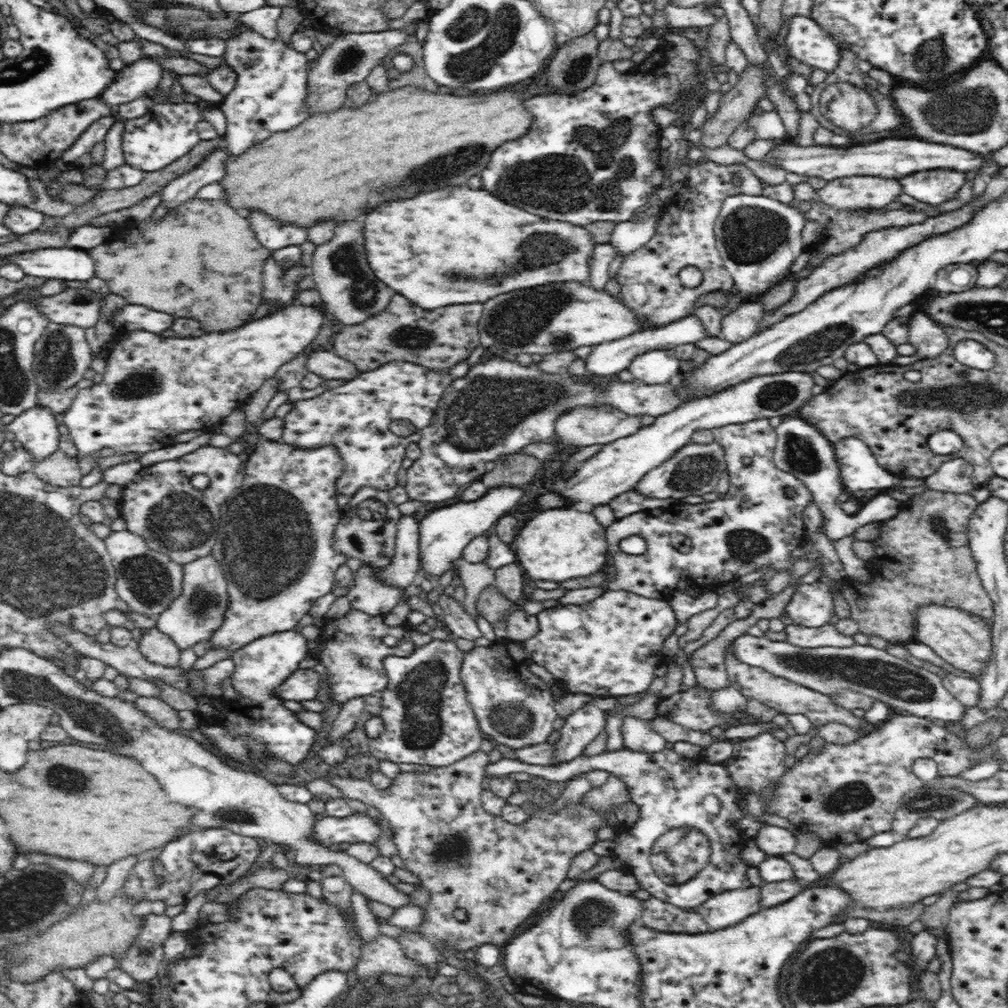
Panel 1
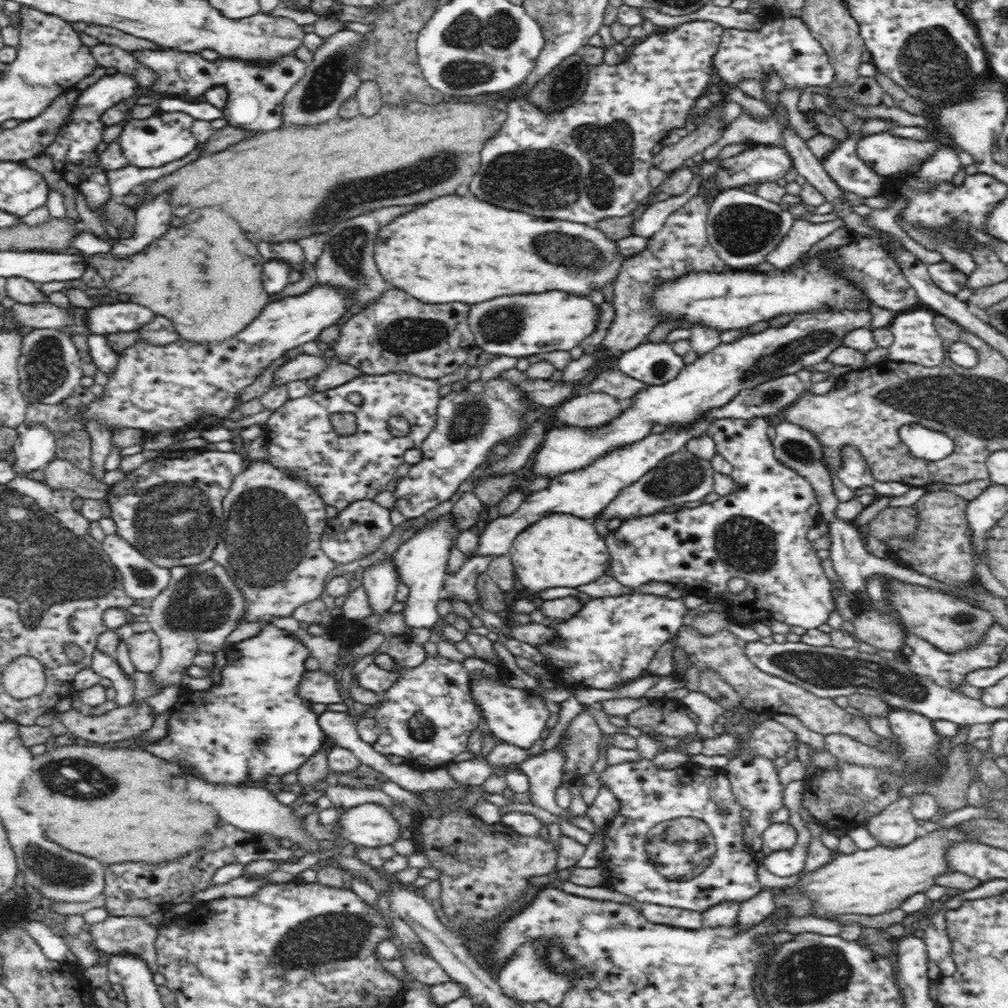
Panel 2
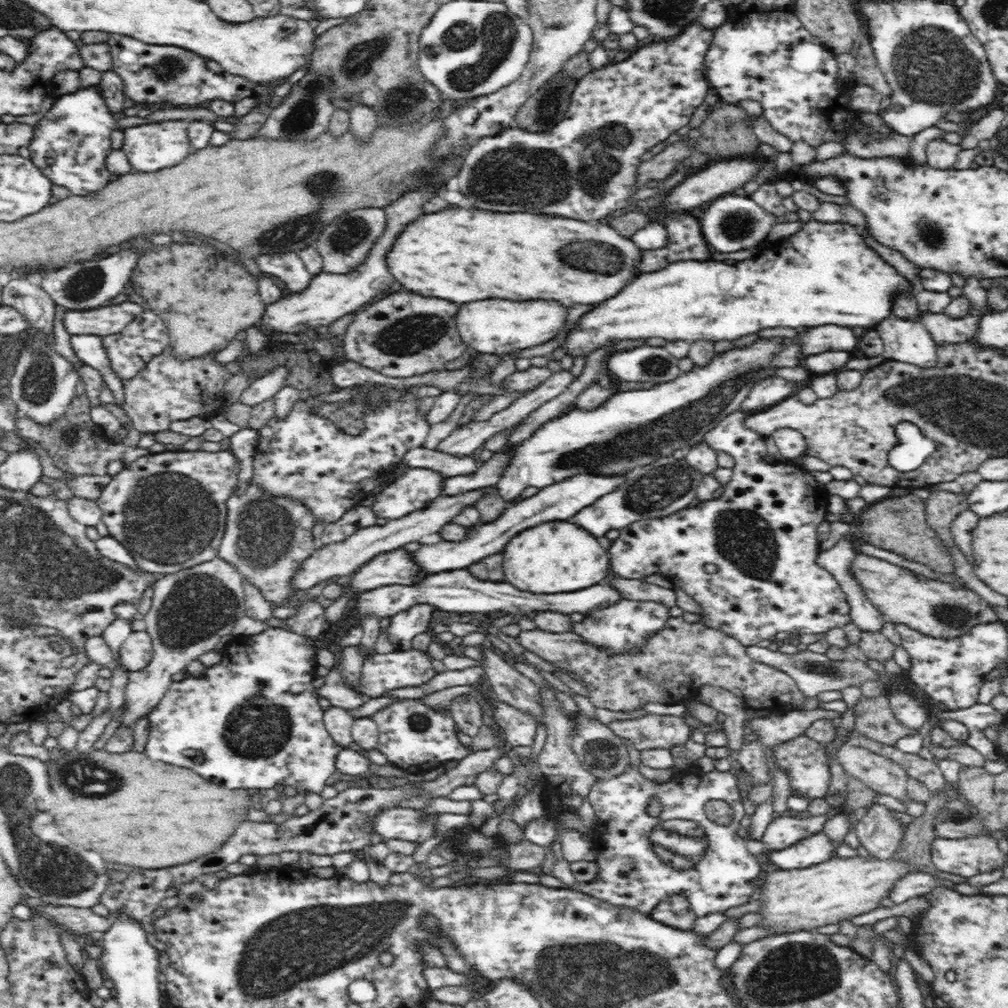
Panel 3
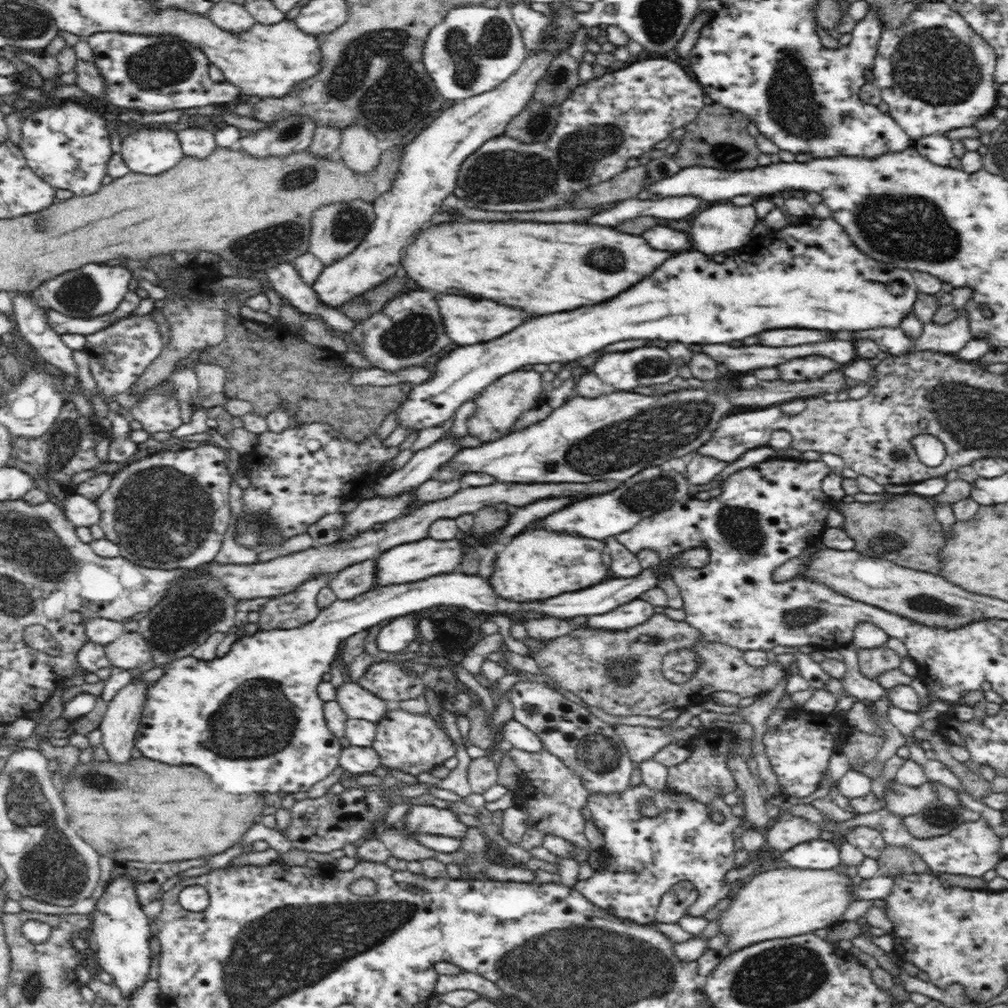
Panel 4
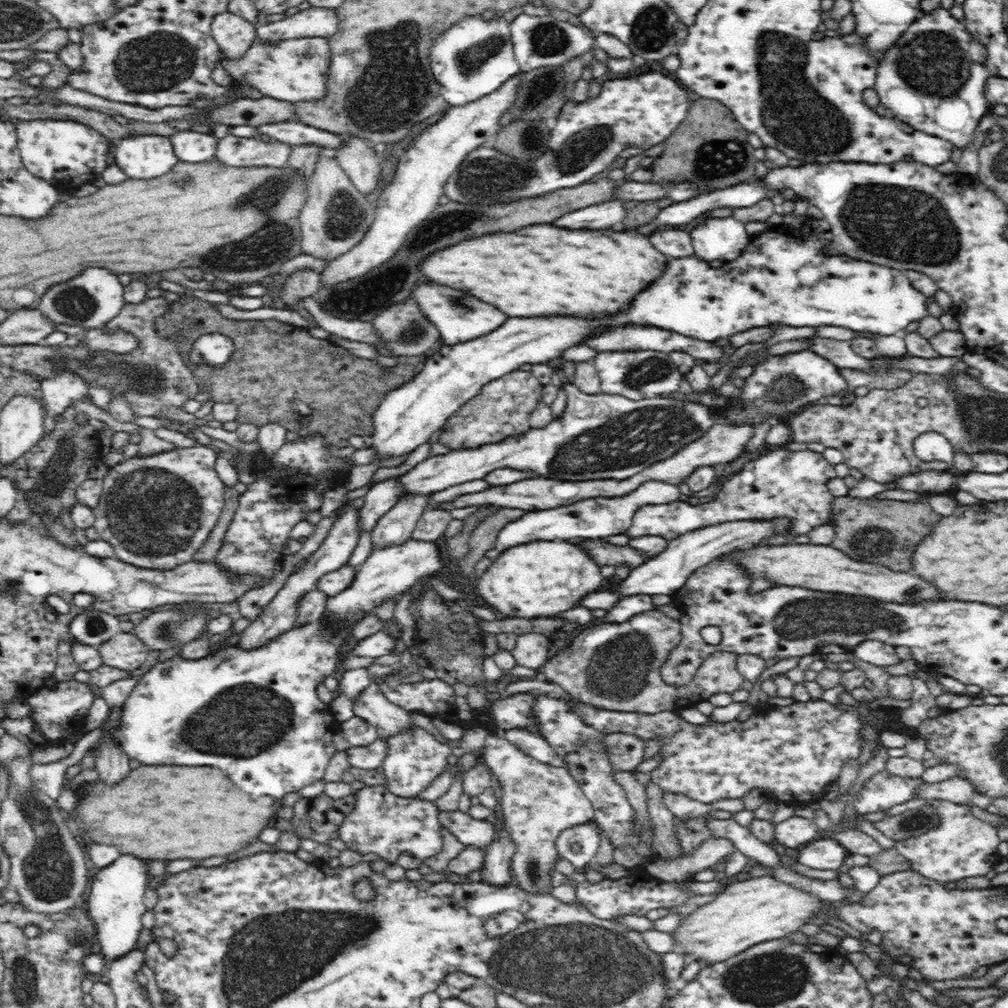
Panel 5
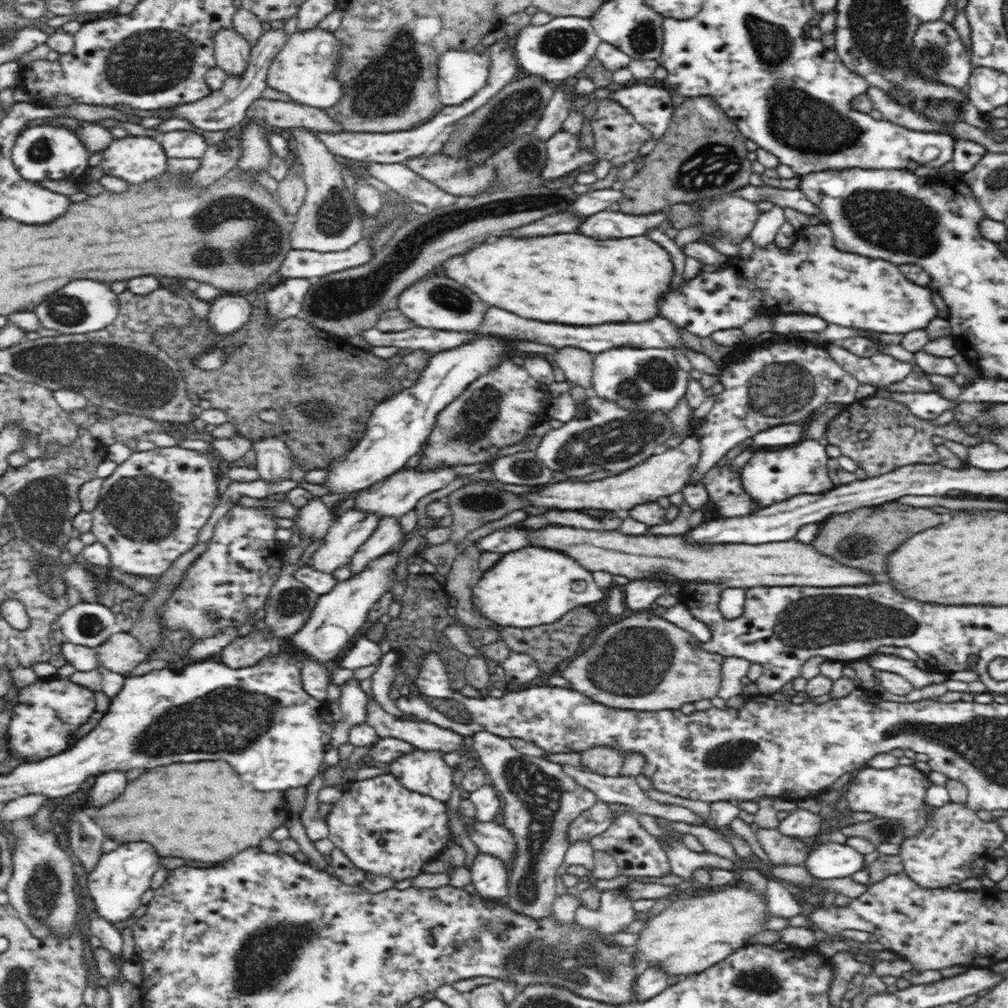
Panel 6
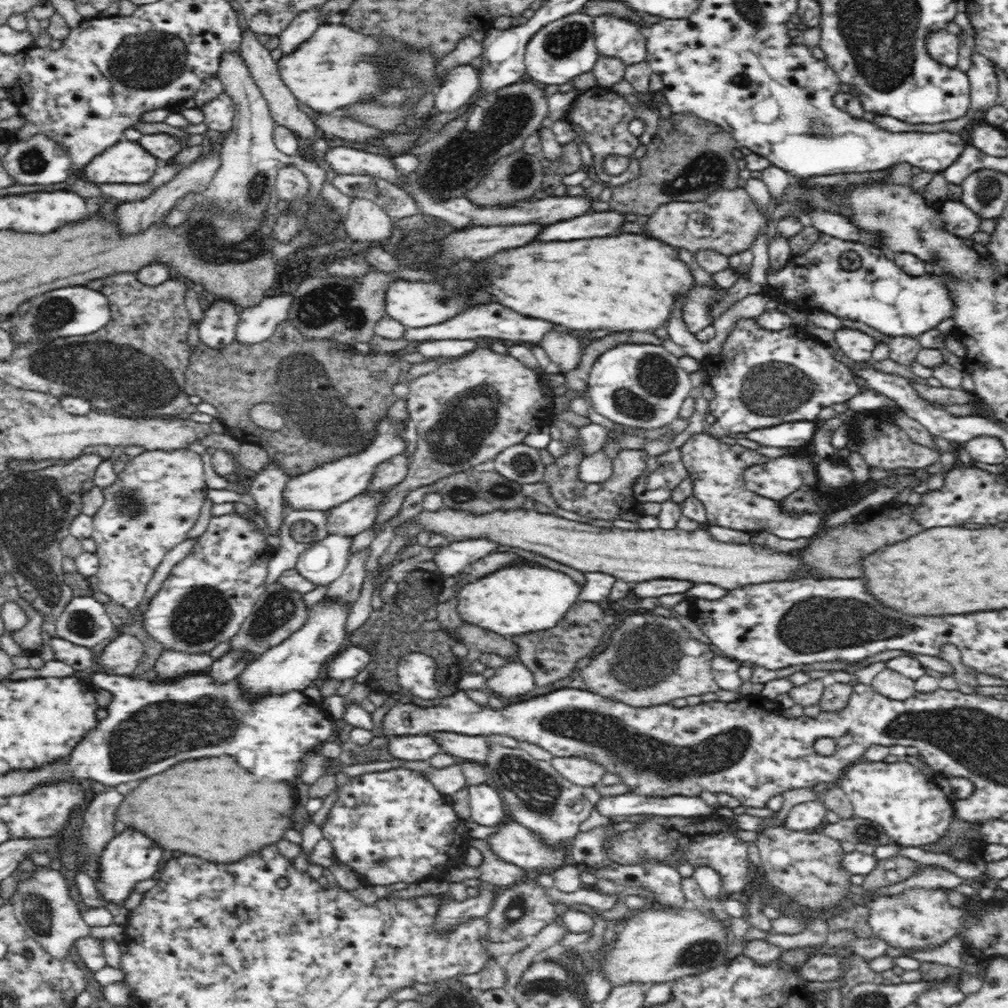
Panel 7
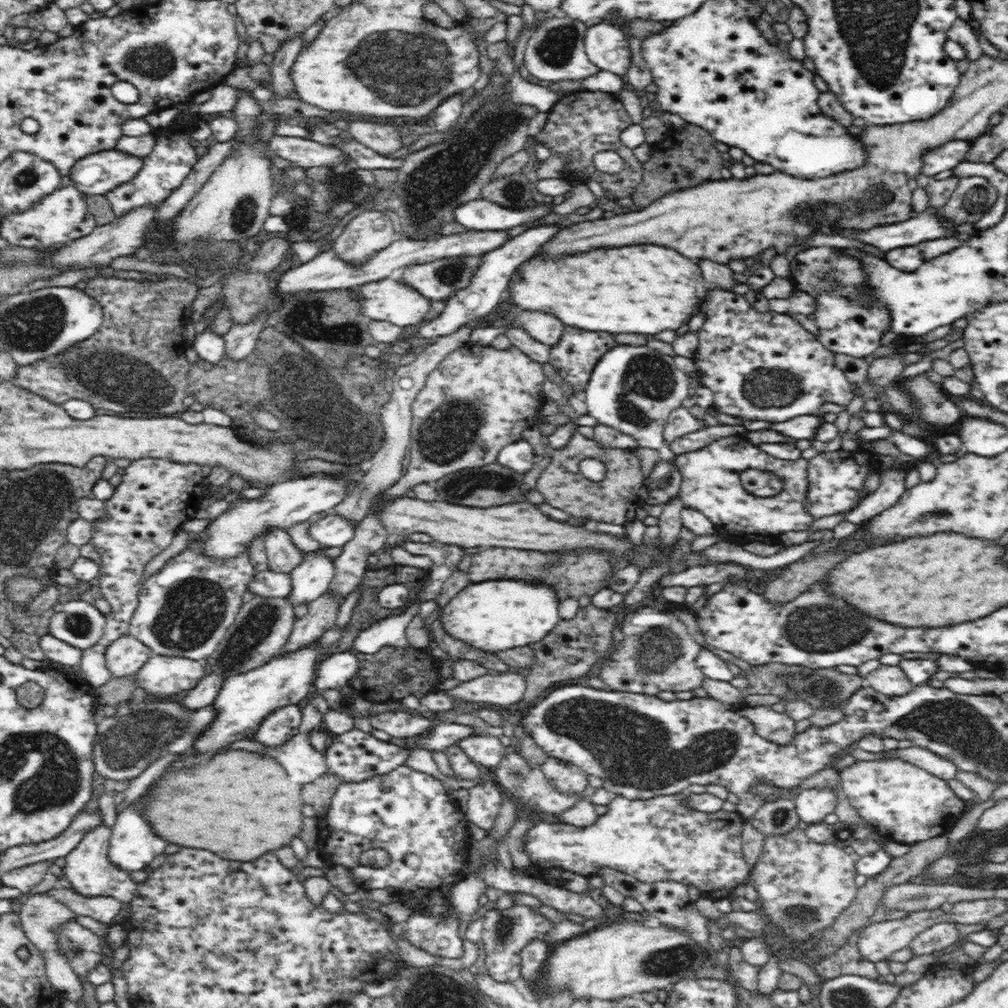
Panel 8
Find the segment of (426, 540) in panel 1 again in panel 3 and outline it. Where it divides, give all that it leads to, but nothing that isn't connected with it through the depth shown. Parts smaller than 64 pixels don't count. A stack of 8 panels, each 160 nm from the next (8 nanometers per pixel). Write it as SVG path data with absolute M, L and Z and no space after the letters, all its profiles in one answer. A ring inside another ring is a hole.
M404 546L394 551L379 554L372 558L371 561L366 562L360 566L355 573L352 574L351 580L348 584L340 586L340 596L330 603L326 603L325 606L325 618L329 624L336 624L344 618L344 612L348 608L349 604L352 603L352 598L358 596L358 594L364 591L371 591L388 584L416 584L420 580L424 580L428 573L416 573L416 563L414 561L414 555L411 553L409 547ZM417 604L412 608L399 612L388 619L386 635L396 649L412 649L412 639L417 634L426 632L434 614L434 606Z

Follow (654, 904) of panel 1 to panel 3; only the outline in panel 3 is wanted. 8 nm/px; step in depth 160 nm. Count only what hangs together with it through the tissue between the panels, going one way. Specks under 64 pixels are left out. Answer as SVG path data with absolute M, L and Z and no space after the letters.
M678 892L678 894L666 896L662 902L659 902L651 912L651 917L678 930L690 930L697 916L685 892Z

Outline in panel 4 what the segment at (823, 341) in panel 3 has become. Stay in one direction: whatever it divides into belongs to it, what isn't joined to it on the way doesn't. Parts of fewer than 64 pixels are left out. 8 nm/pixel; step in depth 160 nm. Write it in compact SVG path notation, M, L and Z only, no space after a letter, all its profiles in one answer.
M778 328L778 330L766 330L758 334L757 344L762 346L796 346L796 344L810 344L820 340L832 340L828 338L828 332L824 330L806 330L806 328Z

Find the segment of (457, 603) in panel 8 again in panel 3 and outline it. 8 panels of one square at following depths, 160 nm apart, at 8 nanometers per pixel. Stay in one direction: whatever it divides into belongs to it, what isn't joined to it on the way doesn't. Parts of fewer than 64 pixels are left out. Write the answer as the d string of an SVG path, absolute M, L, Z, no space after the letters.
M546 522L508 541L502 553L504 581L532 594L556 594L594 586L608 576L610 558L598 540L570 522Z

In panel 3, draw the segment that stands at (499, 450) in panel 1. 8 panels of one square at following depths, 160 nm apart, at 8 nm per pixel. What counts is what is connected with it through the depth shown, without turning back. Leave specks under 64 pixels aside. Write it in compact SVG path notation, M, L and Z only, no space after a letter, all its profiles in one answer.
M409 467L404 474L395 478L384 490L374 498L374 504L370 507L377 518L395 520L407 517L418 510L424 509L428 502L442 494L442 482L446 480L438 473L427 468Z

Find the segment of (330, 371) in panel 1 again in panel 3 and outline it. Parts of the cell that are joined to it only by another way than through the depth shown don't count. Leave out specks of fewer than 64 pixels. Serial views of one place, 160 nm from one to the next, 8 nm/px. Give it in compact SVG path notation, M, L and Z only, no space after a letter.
M276 368L274 372L266 374L258 380L252 380L251 384L240 395L240 403L253 407L265 400L272 399L283 387L288 374L287 368Z

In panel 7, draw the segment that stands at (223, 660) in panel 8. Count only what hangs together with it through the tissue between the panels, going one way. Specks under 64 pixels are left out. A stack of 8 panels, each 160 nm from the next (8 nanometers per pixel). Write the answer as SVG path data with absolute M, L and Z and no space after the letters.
M276 581L265 587L264 592L256 598L252 612L244 618L238 632L228 640L228 653L242 653L242 659L248 655L250 662L256 660L264 651L278 646L284 639L290 638L305 622L308 622L308 611L302 601L302 593L286 589Z

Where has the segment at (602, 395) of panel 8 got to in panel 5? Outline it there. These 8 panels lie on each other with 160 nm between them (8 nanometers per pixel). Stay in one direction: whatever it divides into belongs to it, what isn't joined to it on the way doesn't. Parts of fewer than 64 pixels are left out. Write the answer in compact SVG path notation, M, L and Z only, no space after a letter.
M637 350L602 352L592 360L596 368L600 390L606 394L624 395L629 399L653 399L678 392L685 374L680 373L670 356L665 352Z

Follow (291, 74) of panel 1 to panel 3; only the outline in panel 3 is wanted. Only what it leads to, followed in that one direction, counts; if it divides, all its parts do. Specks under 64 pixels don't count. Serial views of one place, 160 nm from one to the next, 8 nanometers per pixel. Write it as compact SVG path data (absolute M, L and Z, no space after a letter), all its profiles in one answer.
M112 33L108 41L104 43L110 47L110 57L112 57L112 68L110 70L120 76L124 82L124 98L128 97L138 107L146 104L162 104L162 102L168 102L174 107L183 107L184 104L188 104L189 107L196 107L202 102L213 100L226 100L226 102L234 103L246 98L246 96L252 96L252 92L254 92L255 84L244 80L244 77L226 72L216 74L207 68L205 59L200 55L186 49L180 49L177 46L146 44L115 33Z

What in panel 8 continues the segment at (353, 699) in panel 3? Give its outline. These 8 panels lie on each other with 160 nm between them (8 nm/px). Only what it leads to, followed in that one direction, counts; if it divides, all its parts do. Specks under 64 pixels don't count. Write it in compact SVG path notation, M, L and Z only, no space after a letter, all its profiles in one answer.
M470 736L456 744L476 764L482 764L489 769L494 769L504 760L507 748L499 741L498 737Z

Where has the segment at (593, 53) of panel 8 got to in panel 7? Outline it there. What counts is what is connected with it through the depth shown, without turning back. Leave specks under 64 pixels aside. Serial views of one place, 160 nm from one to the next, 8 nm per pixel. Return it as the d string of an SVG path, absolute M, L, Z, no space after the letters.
M602 15L594 18L593 32L598 56L622 59L627 65L647 57L646 36L635 23L614 15Z

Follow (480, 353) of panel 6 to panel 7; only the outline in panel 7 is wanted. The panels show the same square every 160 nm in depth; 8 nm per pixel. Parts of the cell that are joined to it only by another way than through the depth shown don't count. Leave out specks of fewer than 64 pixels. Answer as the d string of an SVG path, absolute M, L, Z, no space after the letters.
M390 422L378 424L378 434L371 440L372 444L355 455L348 455L337 459L334 462L324 463L324 466L316 467L314 470L295 475L288 479L284 490L282 490L283 504L286 504L289 511L294 510L320 510L328 511L351 498L362 494L372 480L374 466L378 466L382 460L392 458L394 454L400 454L406 450L406 442L402 442L396 436L396 426Z

